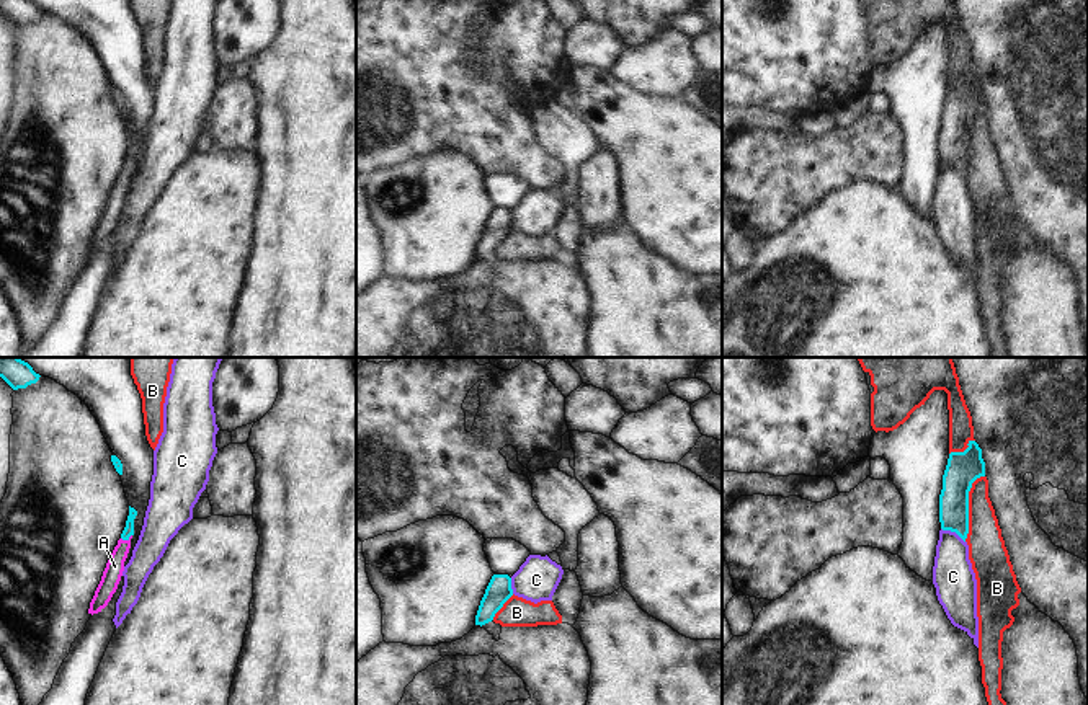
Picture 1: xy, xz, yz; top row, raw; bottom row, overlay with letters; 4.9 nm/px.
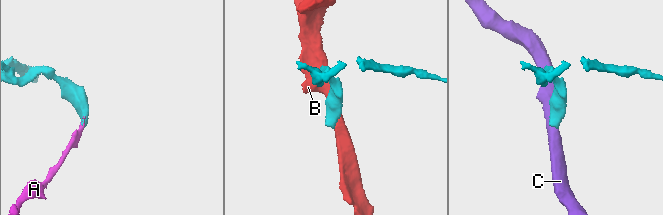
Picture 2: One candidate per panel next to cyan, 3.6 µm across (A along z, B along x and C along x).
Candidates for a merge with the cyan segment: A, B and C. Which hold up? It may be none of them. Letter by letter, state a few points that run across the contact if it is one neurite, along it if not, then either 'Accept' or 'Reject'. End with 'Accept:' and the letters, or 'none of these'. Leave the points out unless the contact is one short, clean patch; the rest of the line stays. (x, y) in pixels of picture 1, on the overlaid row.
A: Line: xy (128, 531), (126, 539), (115, 567). Accept
B: Reject
C: Line: yz (941, 527), (954, 532), (964, 542). Reject
Accept: A.

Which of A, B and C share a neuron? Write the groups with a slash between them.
A / B / C

